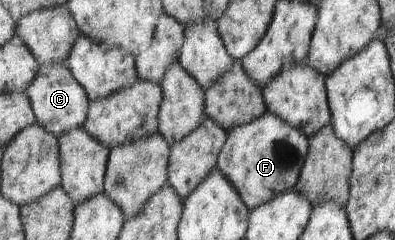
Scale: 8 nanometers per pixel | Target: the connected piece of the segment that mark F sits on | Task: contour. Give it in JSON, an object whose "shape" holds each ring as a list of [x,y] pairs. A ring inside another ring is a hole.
{"shape":[[[266,112],[253,123],[228,131],[217,166],[241,194],[249,210],[253,211],[297,185],[308,154],[309,138],[306,134],[278,115]]]}

